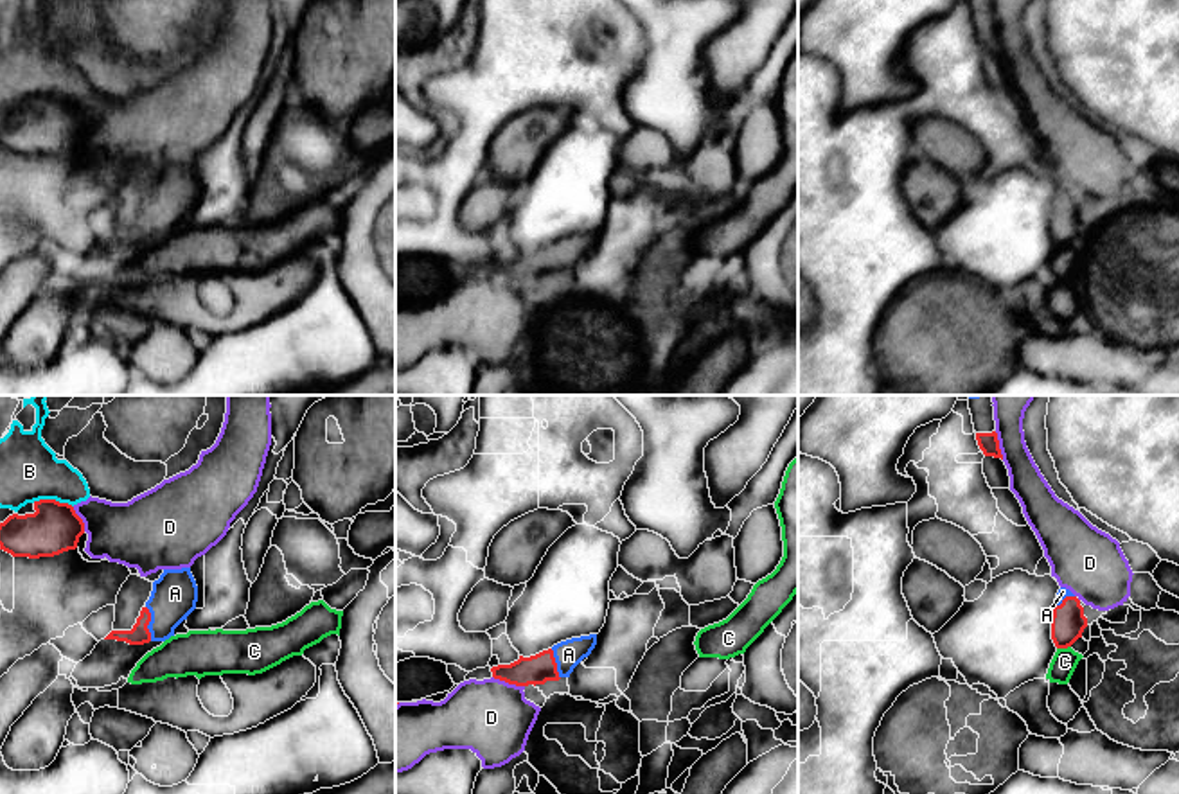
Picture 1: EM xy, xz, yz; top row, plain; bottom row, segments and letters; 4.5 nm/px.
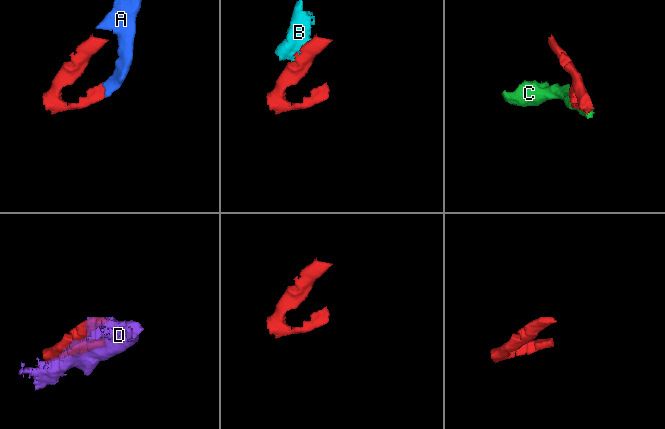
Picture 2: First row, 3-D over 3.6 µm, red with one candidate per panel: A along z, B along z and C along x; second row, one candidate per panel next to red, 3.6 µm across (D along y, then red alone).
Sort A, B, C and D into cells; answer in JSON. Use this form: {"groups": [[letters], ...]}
{"groups": [["A"], ["B", "D"], ["C"]]}

